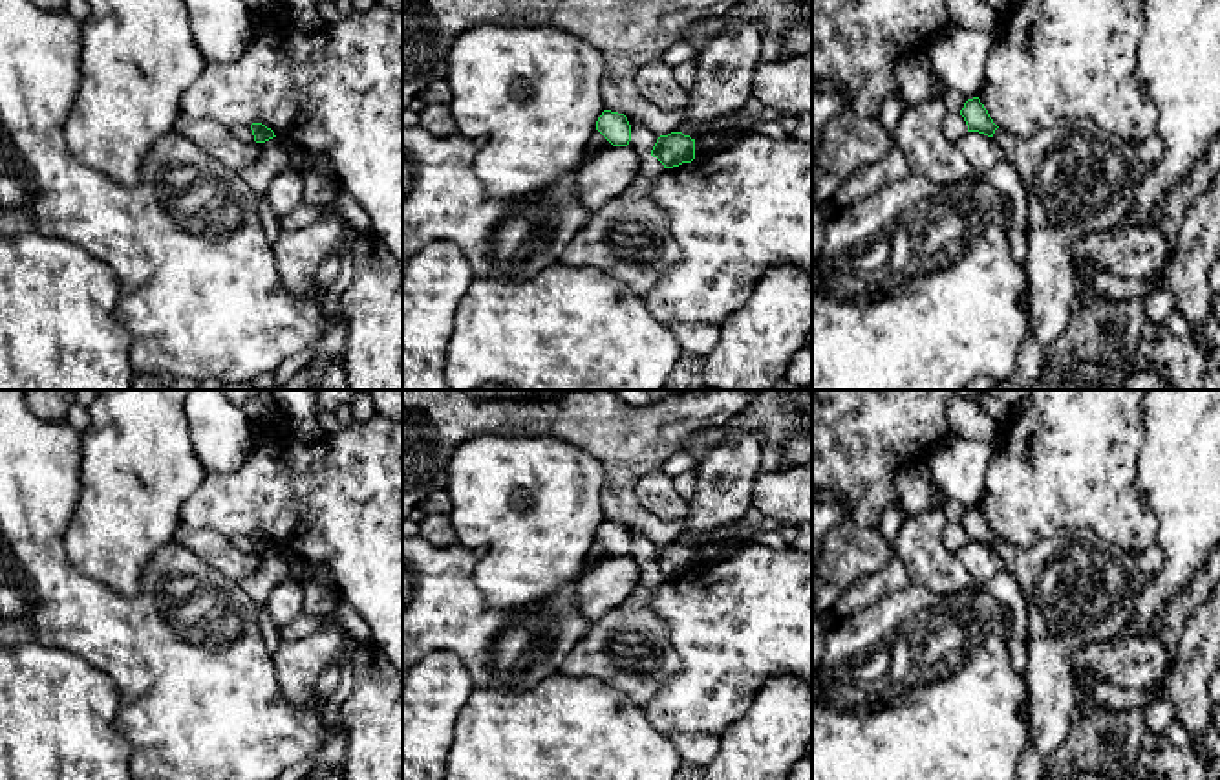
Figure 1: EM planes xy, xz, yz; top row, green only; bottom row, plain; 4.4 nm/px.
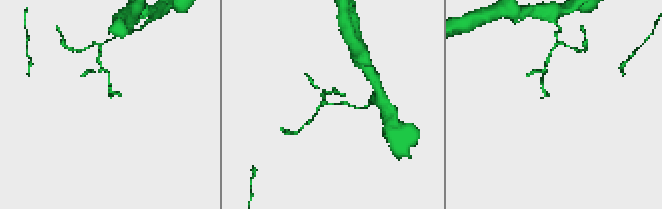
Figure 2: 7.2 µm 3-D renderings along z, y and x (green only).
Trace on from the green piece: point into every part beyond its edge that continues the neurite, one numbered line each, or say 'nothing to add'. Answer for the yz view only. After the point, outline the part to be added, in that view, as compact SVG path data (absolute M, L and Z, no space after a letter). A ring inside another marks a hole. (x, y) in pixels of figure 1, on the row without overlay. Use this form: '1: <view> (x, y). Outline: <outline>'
nothing to add

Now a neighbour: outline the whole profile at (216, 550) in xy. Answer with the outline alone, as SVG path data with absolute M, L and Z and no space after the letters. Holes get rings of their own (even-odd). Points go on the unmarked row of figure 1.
M179 524L172 540L236 582L256 573L262 566L260 553L243 553L230 538L218 531L190 529Z

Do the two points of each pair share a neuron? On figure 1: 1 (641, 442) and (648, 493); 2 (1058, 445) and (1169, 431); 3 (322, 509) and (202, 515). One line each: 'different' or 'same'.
1: different
2: different
3: same

